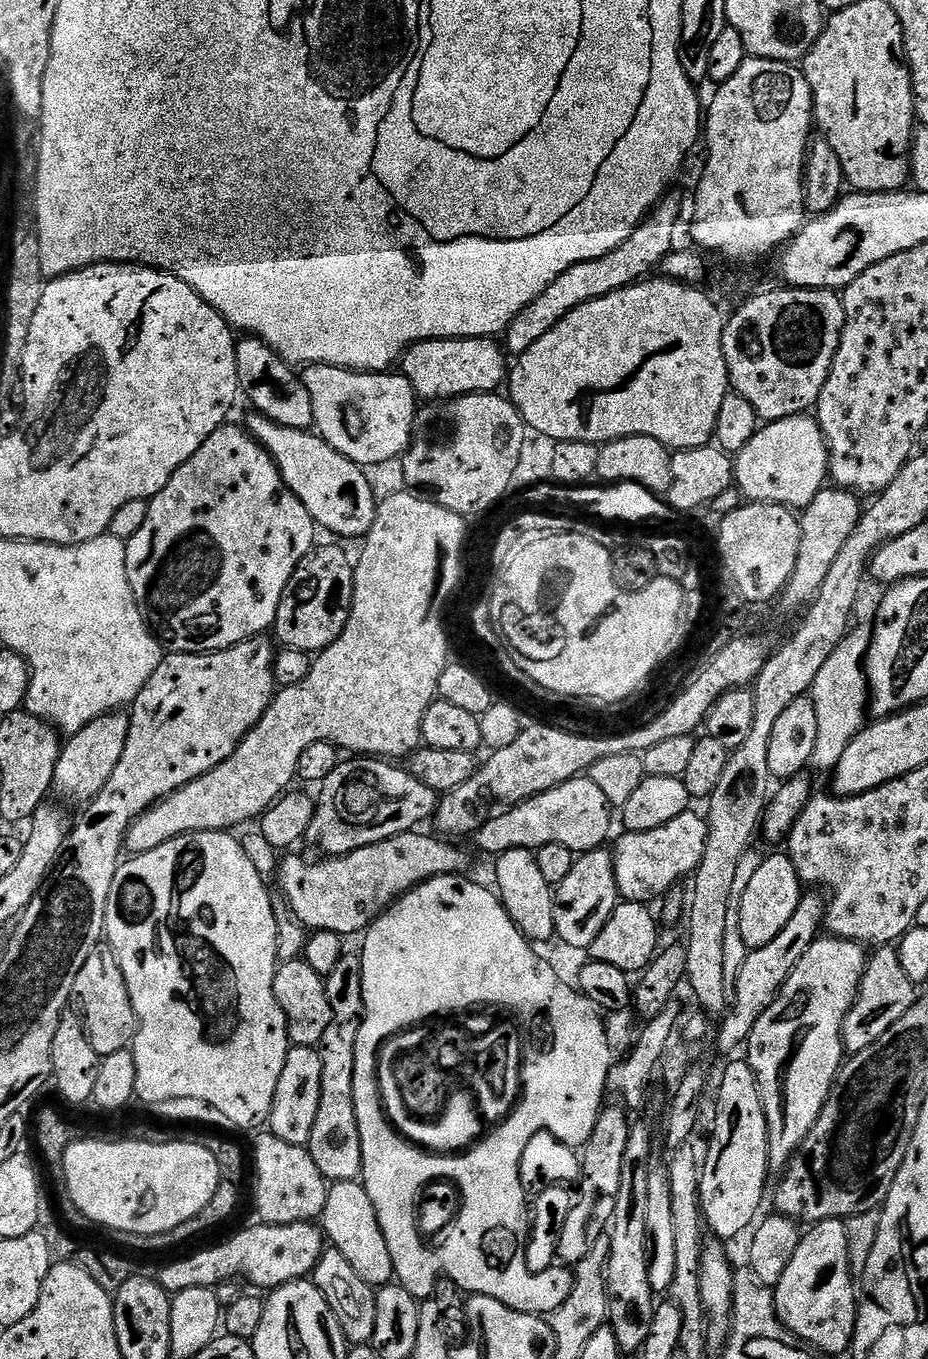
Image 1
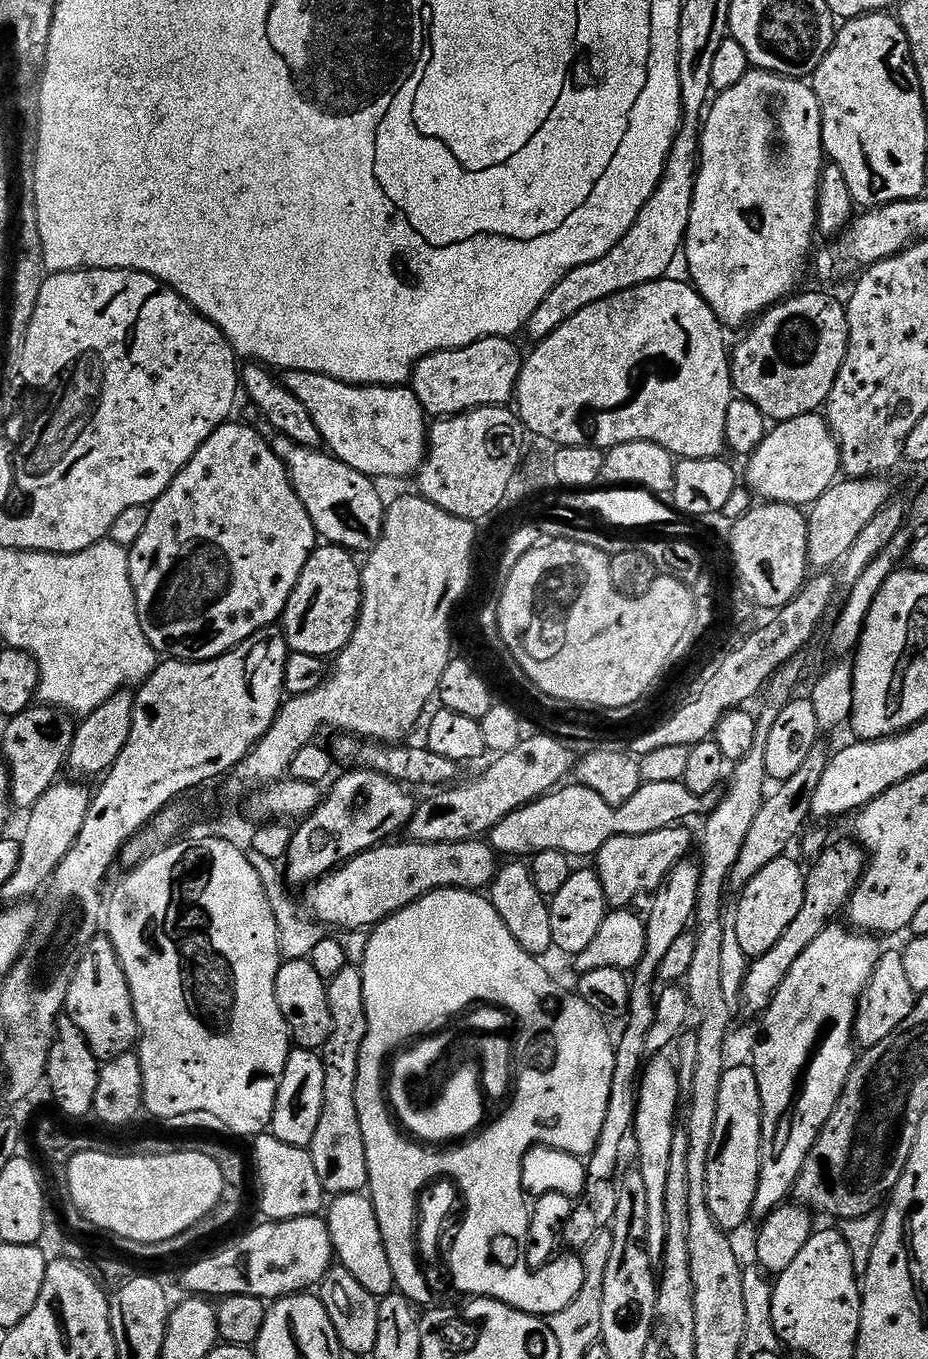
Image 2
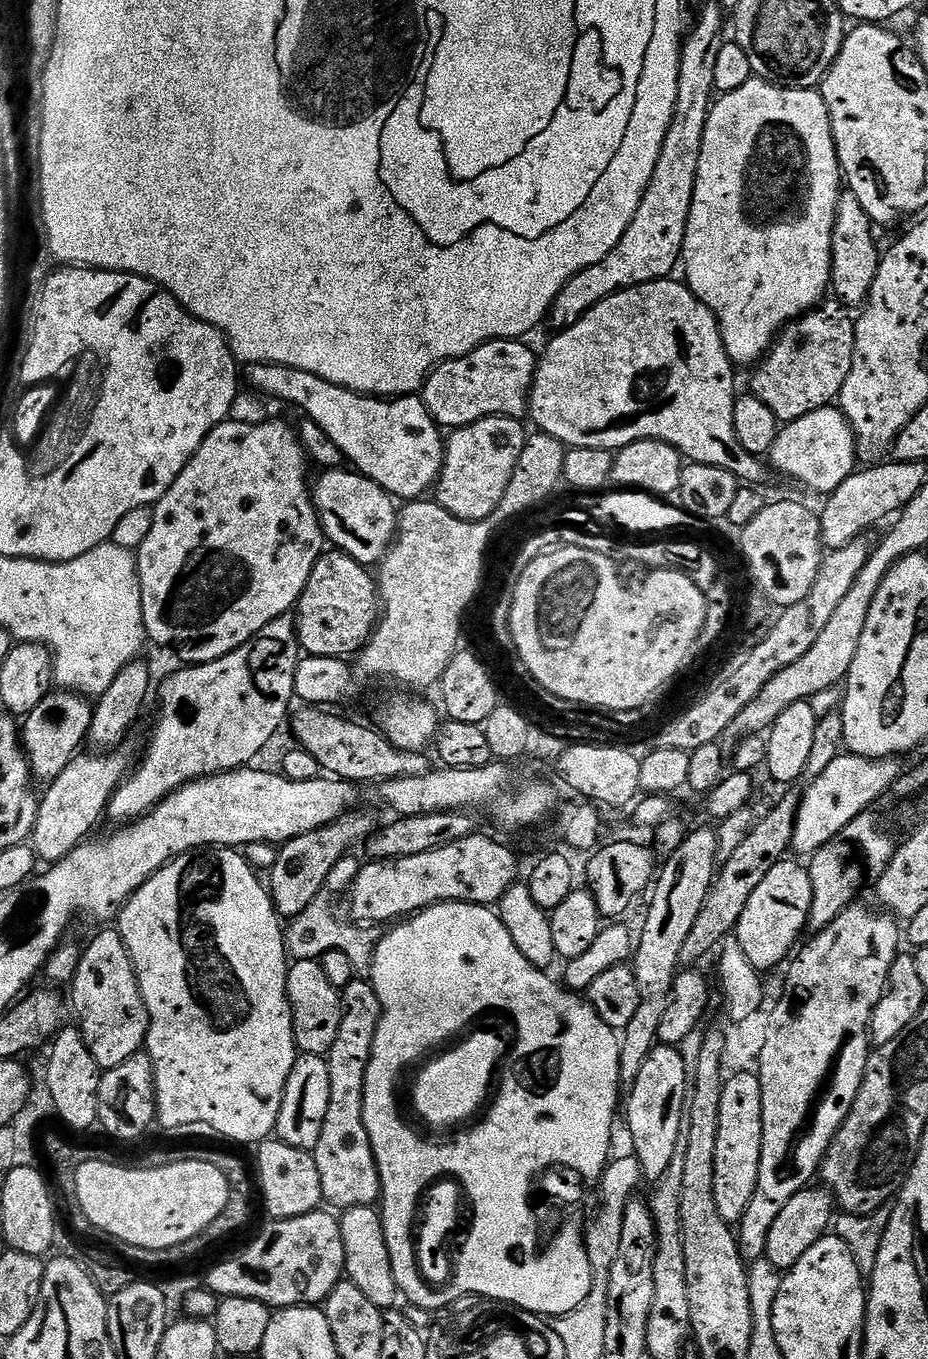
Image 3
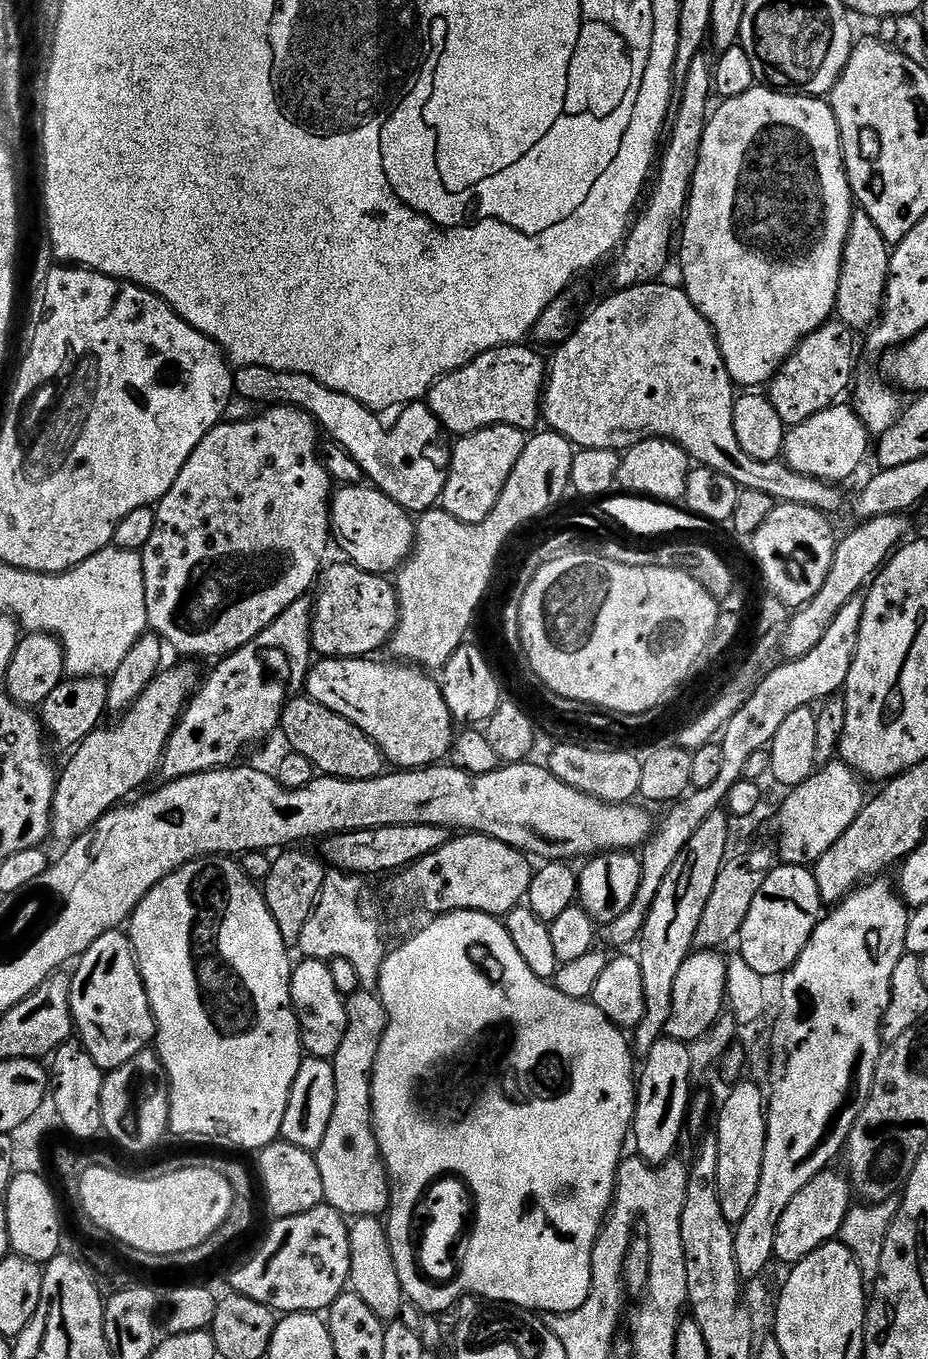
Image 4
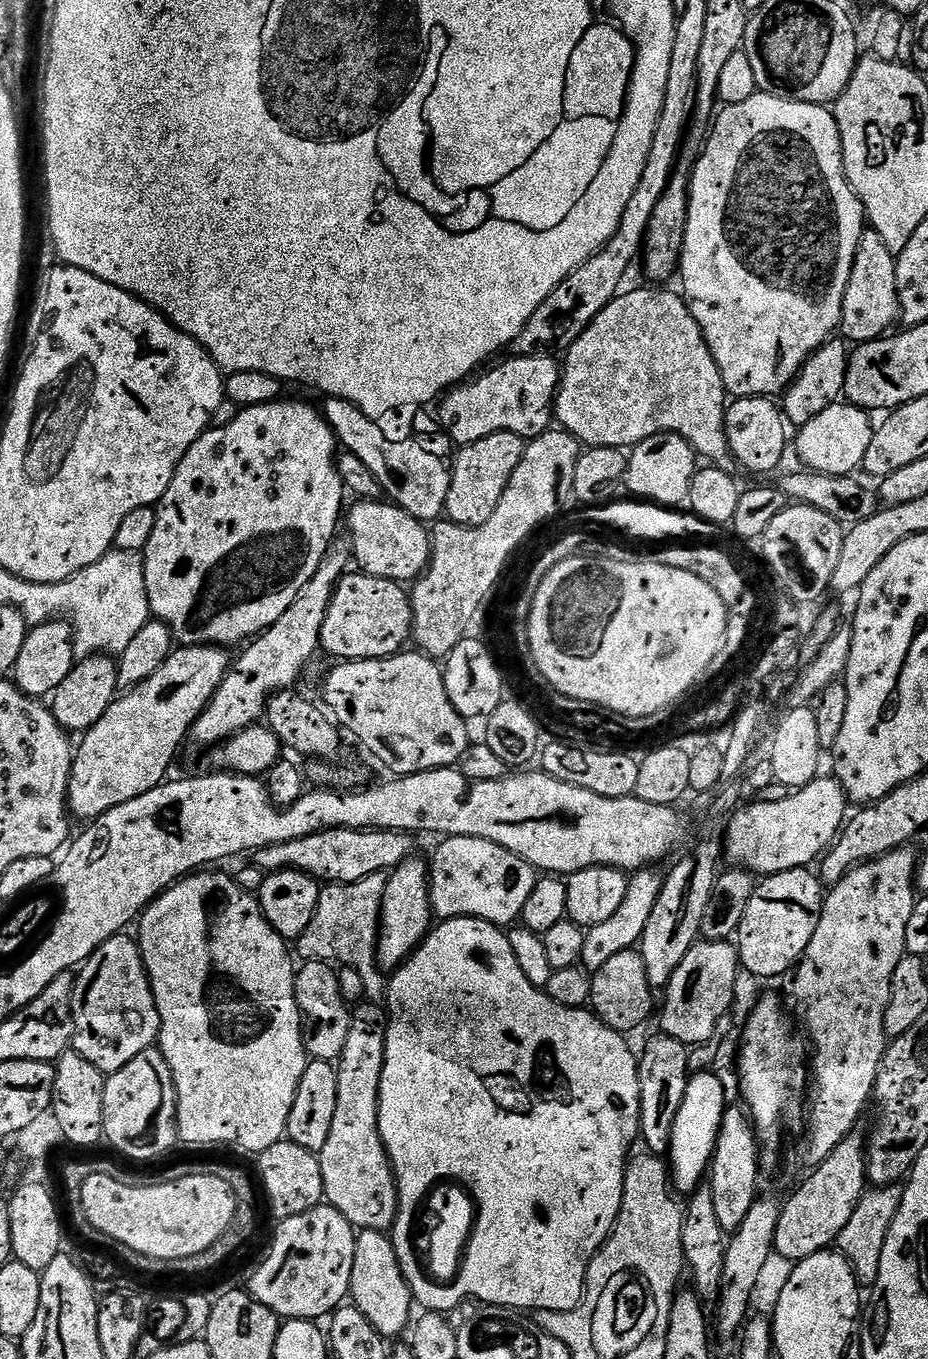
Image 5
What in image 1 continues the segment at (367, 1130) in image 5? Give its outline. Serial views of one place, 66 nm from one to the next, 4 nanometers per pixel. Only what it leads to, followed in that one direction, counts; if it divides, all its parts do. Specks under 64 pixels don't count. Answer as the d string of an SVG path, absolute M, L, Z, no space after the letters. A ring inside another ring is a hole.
M359 955L343 956L338 966L330 970L324 985L330 998L332 1021L326 1026L326 1034L322 1034L318 1045L322 1062L322 1094L318 1098L318 1118L314 1118L314 1130L306 1147L325 1180L356 1180L362 1170L362 1142L358 1134L358 1118L354 1114L354 1046L360 1021L364 1019Z

